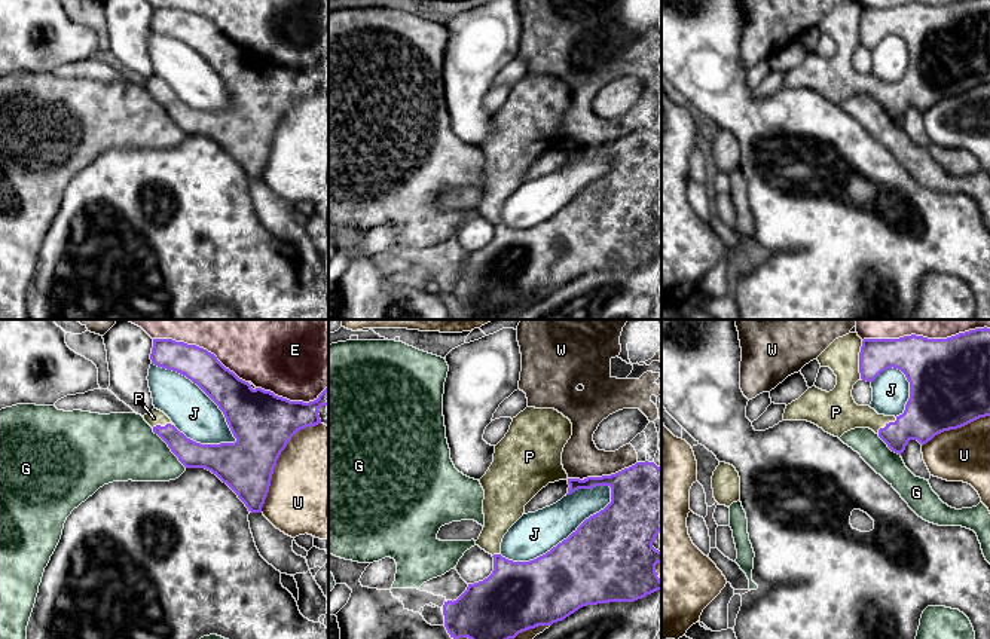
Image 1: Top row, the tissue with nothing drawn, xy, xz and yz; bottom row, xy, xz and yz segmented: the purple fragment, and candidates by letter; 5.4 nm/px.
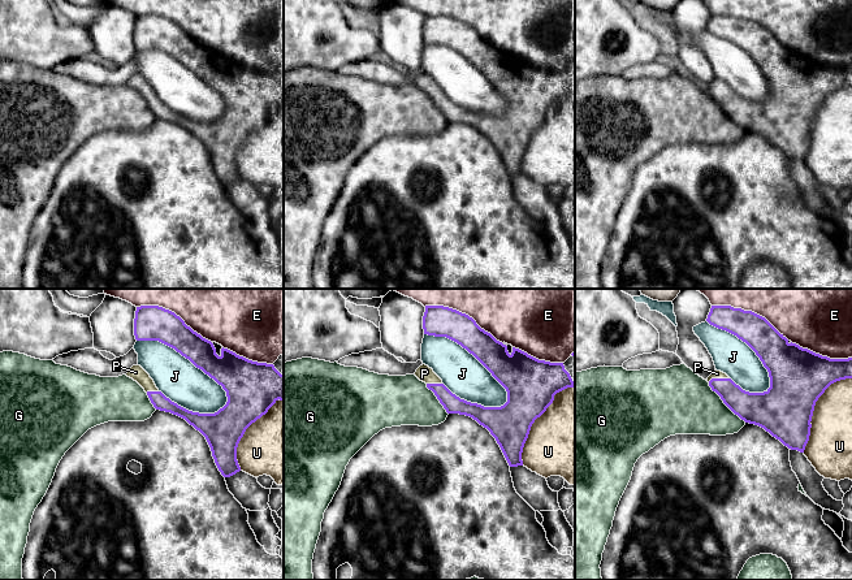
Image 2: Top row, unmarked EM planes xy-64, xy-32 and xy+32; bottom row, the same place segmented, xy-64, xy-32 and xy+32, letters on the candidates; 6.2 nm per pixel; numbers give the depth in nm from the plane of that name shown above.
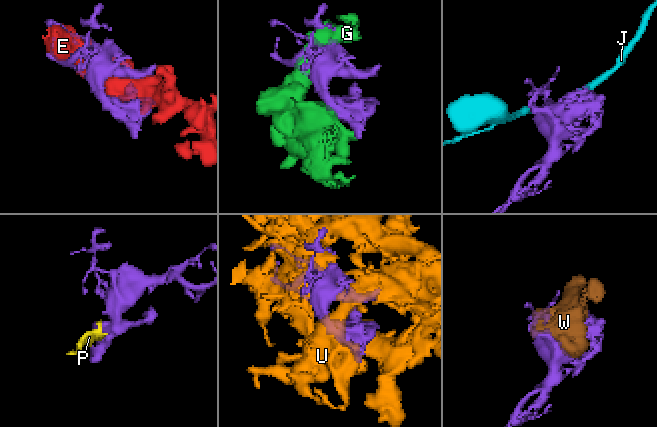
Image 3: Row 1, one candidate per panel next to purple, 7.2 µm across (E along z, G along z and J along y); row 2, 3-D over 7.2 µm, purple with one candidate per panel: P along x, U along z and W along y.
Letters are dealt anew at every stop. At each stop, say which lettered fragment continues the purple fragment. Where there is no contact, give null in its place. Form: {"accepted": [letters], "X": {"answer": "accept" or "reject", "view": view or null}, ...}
{"accepted": ["P"], "E": {"answer": "reject", "view": "xy"}, "G": {"answer": "reject", "view": "xy"}, "J": {"answer": "reject", "view": "xz"}, "P": {"answer": "accept", "view": "yz"}, "U": {"answer": "reject", "view": "xy"}, "W": {"answer": "reject", "view": "xz"}}

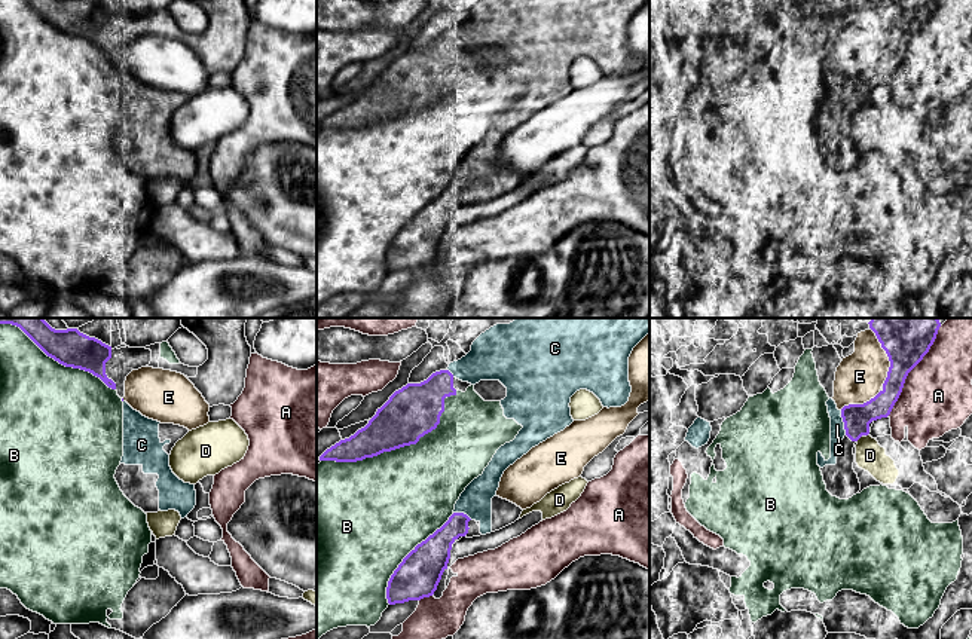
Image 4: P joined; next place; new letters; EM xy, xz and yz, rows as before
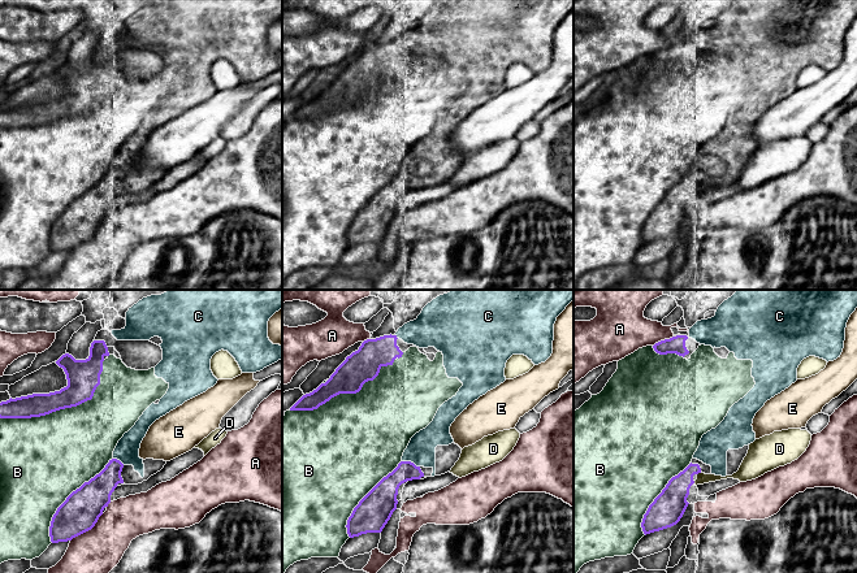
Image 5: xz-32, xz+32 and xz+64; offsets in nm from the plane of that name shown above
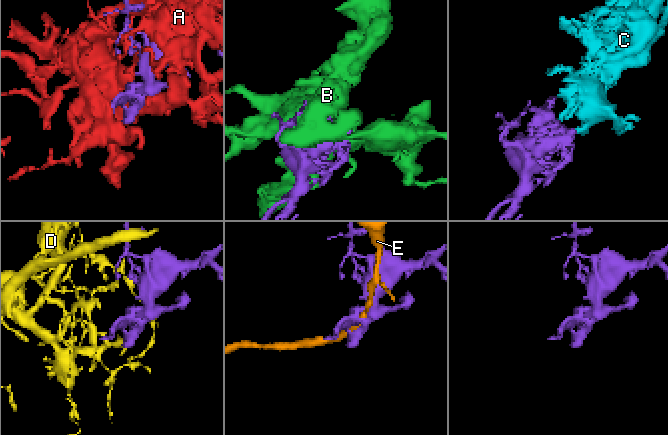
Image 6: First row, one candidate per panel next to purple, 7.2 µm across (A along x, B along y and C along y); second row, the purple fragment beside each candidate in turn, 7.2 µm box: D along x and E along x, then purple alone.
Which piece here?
{"accepted": ["C"], "A": {"answer": "reject", "view": "yz"}, "B": {"answer": "reject", "view": "xz"}, "C": {"answer": "accept", "view": "yz"}, "D": {"answer": "reject", "view": "yz"}, "E": {"answer": "reject", "view": "yz"}}

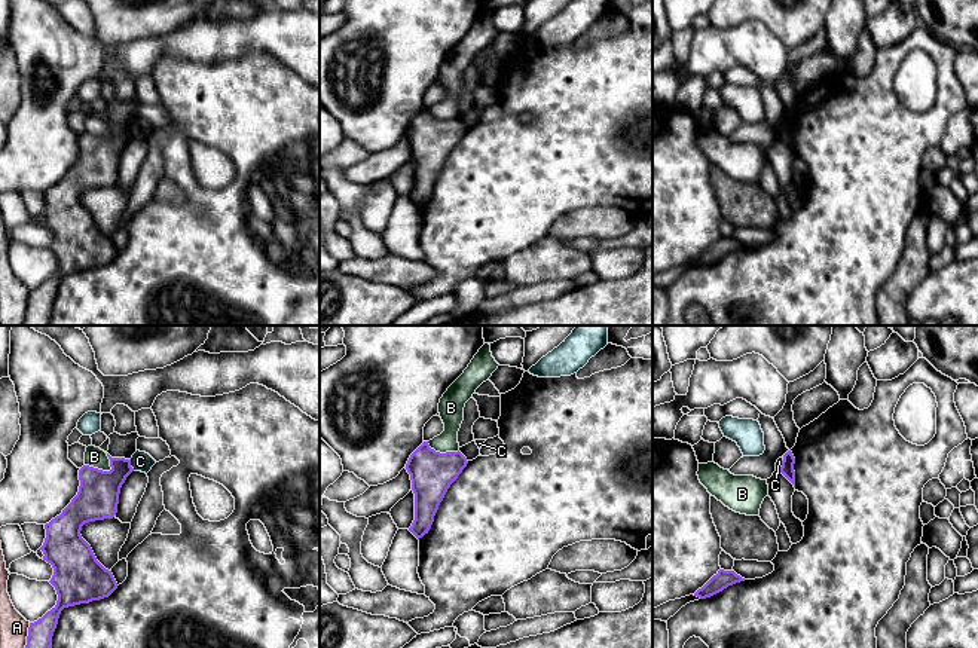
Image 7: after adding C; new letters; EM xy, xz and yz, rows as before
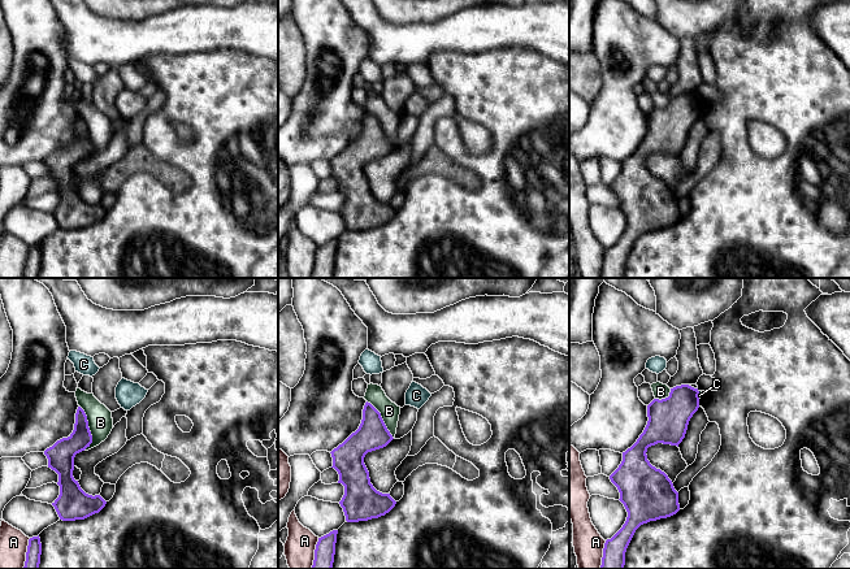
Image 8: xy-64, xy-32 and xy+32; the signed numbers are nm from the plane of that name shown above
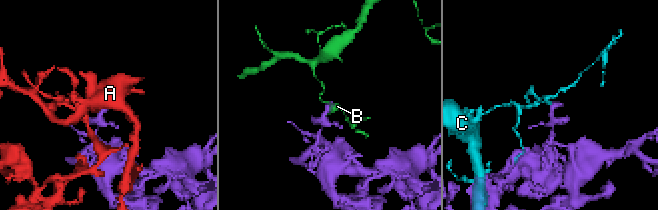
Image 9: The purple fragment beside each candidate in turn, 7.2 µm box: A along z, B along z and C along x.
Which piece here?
{"accepted": [], "A": {"answer": "reject", "view": "xy"}, "B": {"answer": "reject", "view": "xy"}, "C": {"answer": "reject", "view": "xy"}}

